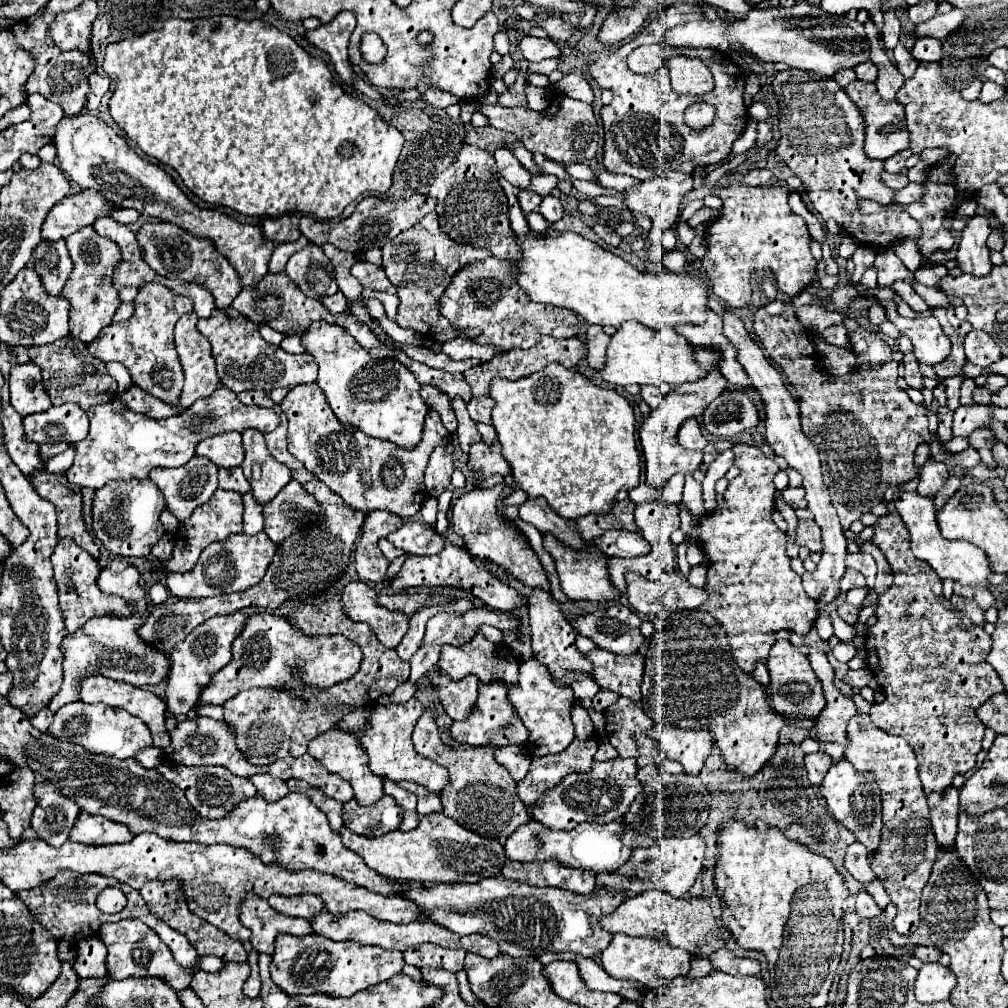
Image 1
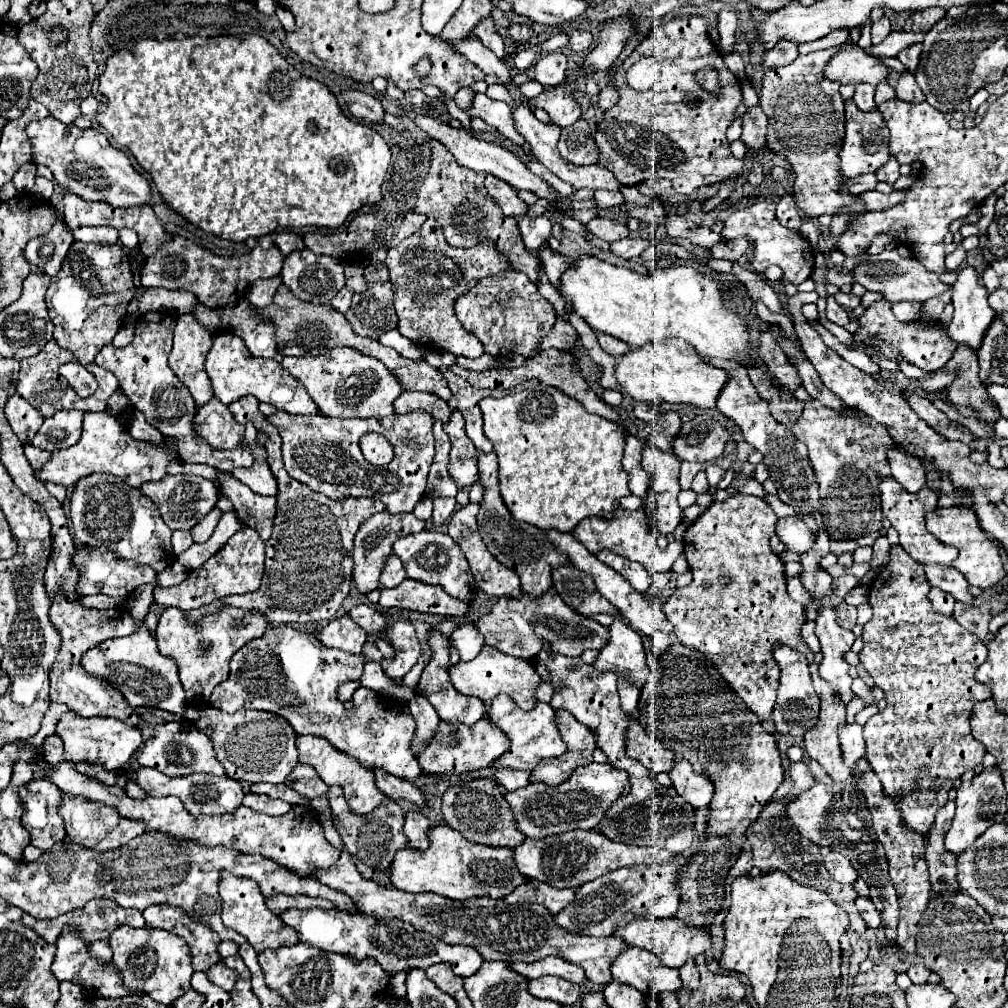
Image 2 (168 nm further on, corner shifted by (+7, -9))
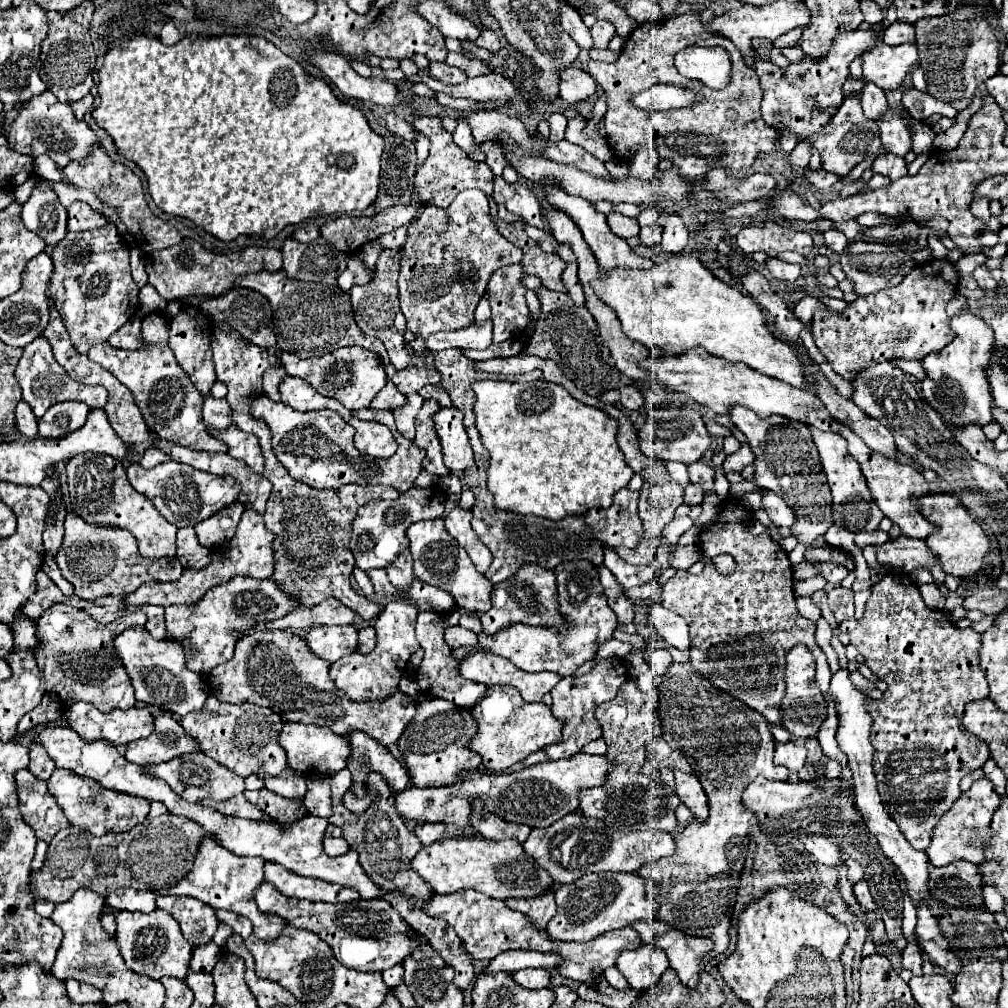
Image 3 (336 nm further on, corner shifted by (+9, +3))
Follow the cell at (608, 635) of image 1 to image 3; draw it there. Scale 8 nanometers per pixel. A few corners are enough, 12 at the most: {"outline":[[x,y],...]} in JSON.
{"outline":[[523,565],[491,591],[485,635],[561,629],[555,573]]}

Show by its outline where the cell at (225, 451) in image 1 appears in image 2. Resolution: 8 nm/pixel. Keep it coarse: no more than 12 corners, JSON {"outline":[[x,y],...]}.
{"outline":[[147,313],[123,349],[95,363],[181,461],[251,467],[245,445],[215,449],[195,433],[189,389],[167,365],[173,315]]}

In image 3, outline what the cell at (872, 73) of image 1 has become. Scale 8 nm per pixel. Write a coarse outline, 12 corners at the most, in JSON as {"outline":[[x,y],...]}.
{"outline":[[867,81],[861,89],[863,113],[881,119],[887,99],[881,87]]}

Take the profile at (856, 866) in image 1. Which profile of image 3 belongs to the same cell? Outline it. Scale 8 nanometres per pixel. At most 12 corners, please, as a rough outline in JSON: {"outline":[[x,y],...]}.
{"outline":[[809,835],[805,849],[823,865],[845,863],[839,847],[823,835]]}

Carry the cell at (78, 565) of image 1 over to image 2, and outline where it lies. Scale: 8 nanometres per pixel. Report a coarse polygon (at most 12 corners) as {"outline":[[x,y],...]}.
{"outline":[[59,593],[49,699],[81,717],[139,715],[81,667],[85,651],[137,629],[127,609],[85,609]]}

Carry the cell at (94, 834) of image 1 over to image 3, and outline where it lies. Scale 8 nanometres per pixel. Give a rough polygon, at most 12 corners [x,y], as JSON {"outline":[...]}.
{"outline":[[57,769],[49,793],[69,823],[95,837],[129,831],[145,799]]}

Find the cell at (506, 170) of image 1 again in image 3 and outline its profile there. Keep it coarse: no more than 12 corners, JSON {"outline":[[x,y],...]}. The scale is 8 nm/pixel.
{"outline":[[495,177],[493,199],[525,223],[547,229],[539,203],[523,183]]}

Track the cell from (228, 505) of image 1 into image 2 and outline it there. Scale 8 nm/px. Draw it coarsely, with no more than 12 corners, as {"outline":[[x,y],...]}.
{"outline":[[211,511],[207,519],[191,529],[195,543],[205,543],[213,535],[221,511]]}

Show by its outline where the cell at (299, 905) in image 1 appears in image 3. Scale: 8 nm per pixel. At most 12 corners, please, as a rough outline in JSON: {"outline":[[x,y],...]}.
{"outline":[[271,861],[265,881],[287,897],[349,903],[349,887],[301,877]]}

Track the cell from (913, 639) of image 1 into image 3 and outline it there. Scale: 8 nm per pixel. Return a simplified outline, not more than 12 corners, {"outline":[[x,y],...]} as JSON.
{"outline":[[911,579],[871,587],[849,637],[883,805],[917,851],[989,759],[981,635]]}

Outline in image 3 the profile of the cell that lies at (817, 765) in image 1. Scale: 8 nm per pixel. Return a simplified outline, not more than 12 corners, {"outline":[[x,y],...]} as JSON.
{"outline":[[779,743],[775,763],[797,773],[805,765],[805,747]]}

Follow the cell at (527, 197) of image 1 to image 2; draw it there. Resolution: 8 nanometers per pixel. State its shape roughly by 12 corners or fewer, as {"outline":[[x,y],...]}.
{"outline":[[519,217],[529,251],[541,251],[551,237],[547,217]]}

